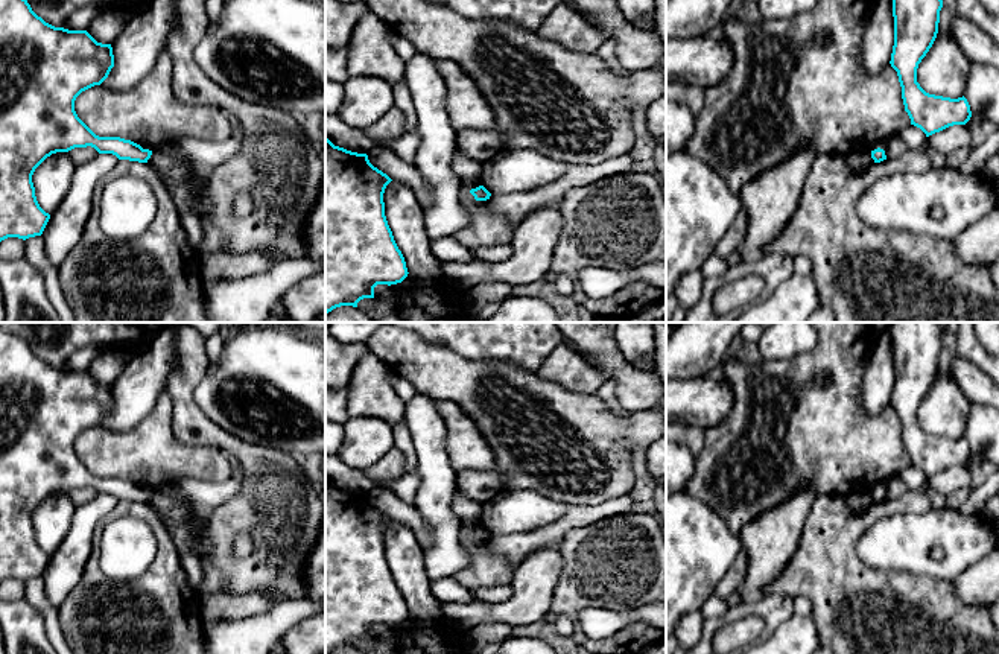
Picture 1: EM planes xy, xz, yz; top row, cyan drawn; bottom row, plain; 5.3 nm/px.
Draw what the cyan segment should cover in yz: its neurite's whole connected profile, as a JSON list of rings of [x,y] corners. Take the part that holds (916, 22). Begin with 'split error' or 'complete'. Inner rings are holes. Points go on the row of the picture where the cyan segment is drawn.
complete; [[[893,0],[894,46],[891,67],[897,71],[905,111],[911,125],[926,137],[953,125],[966,125],[970,117],[967,99],[926,93],[917,82],[917,68],[932,47],[940,23],[943,0]]]

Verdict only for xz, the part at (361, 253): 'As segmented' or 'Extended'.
As segmented

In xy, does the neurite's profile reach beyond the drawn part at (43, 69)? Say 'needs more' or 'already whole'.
already whole

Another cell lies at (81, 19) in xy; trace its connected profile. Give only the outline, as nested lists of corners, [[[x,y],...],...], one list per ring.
[[[90,5],[81,9],[76,9],[68,15],[62,24],[68,30],[87,30],[91,21],[105,9],[105,6]]]

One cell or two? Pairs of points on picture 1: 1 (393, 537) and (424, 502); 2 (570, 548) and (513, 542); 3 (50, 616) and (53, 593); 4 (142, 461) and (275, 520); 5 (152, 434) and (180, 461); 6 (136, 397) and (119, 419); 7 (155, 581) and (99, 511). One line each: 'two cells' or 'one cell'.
1: two cells
2: two cells
3: two cells
4: two cells
5: one cell
6: one cell
7: two cells

